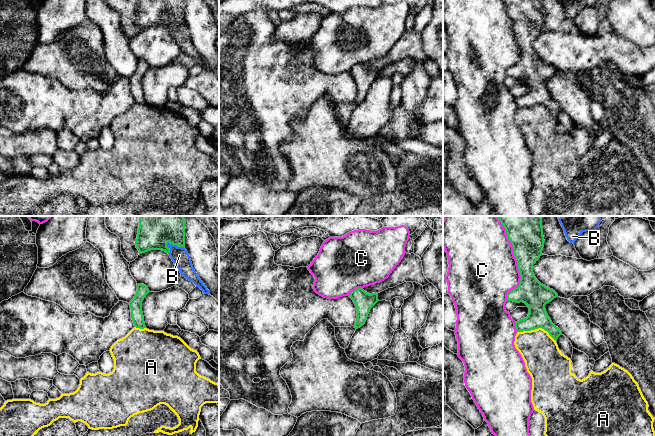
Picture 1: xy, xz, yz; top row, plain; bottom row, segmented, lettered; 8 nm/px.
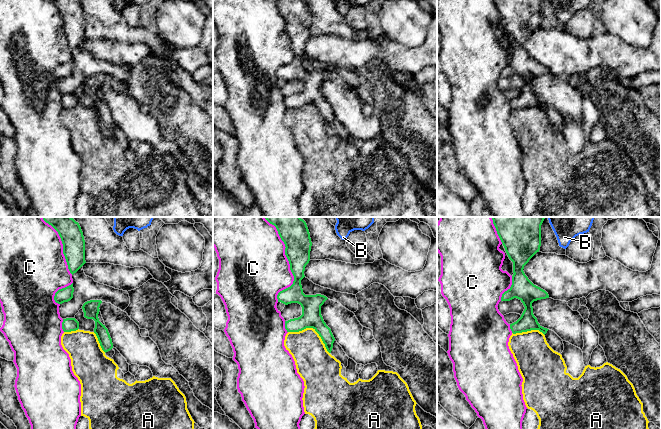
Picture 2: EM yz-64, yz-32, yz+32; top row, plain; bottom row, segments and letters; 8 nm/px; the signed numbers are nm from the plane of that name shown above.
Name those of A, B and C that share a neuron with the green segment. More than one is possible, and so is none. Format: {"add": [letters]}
{"add": []}

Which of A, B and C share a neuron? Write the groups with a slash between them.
A / B / C

